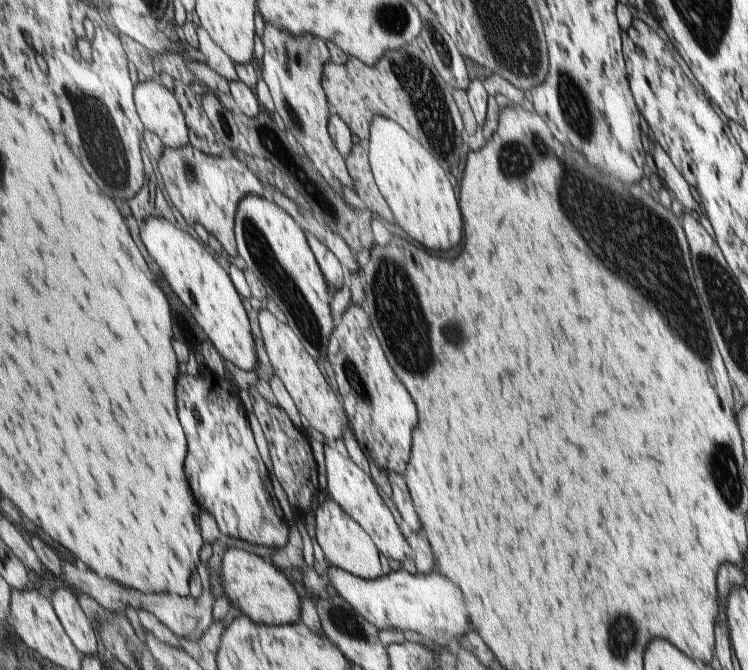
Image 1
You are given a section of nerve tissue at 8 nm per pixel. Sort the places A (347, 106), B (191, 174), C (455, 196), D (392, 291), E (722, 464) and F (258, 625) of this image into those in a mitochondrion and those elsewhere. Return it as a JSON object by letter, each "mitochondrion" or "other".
{"A":"other","B":"mitochondrion","C":"other","D":"mitochondrion","E":"mitochondrion","F":"other"}

